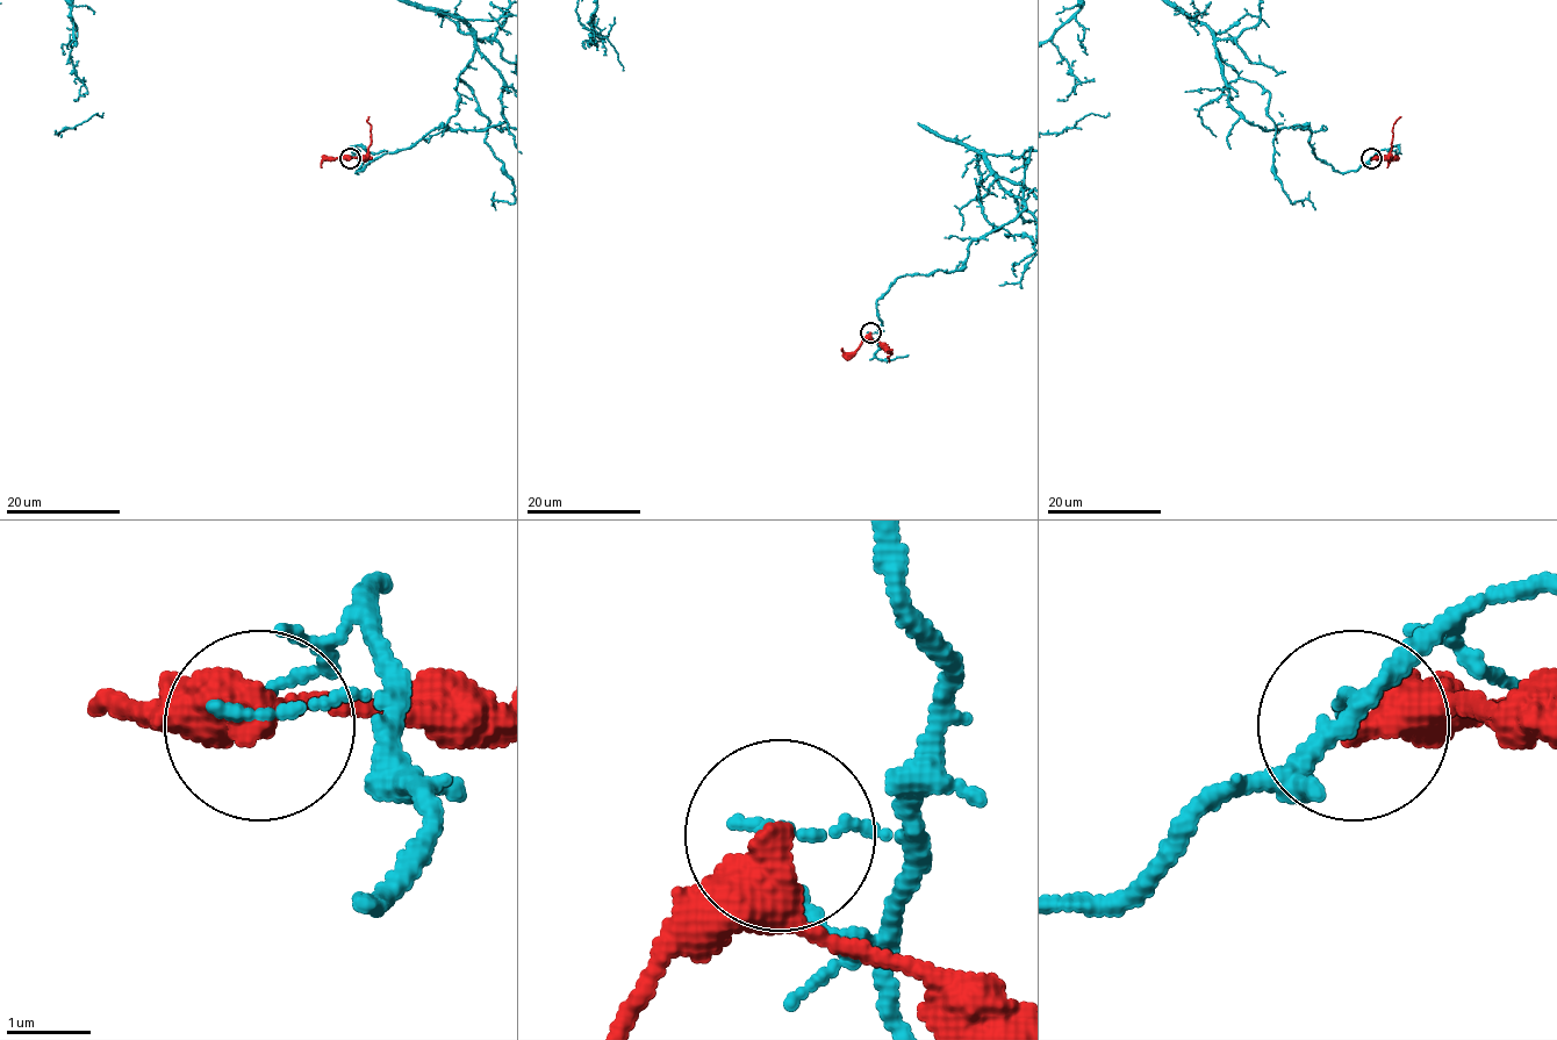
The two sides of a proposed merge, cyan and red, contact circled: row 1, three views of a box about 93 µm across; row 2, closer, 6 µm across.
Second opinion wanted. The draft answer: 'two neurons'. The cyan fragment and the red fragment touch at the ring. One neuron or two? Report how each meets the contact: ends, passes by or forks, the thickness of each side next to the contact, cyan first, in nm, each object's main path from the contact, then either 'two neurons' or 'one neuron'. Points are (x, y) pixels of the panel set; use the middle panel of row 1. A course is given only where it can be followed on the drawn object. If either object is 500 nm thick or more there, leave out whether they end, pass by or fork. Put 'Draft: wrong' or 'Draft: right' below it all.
cyan ends there; red passes by; 120 nm thick on the cyan side, 380 nm on the other; red runs (869, 332), (869, 337), (891, 352), (887, 357), (890, 361); two neurons
Draft: right

